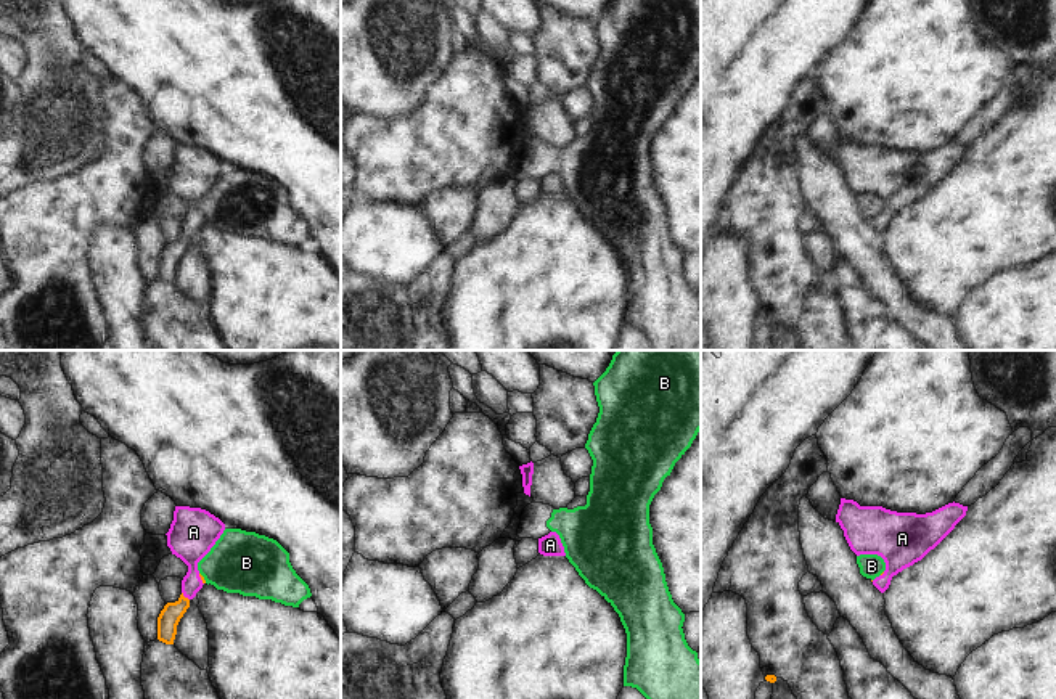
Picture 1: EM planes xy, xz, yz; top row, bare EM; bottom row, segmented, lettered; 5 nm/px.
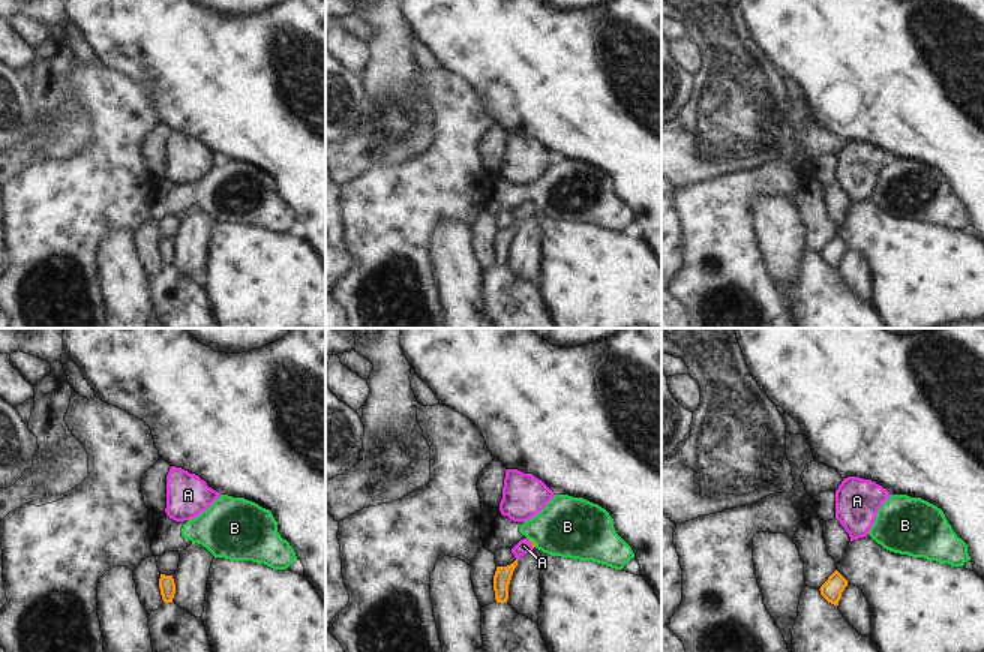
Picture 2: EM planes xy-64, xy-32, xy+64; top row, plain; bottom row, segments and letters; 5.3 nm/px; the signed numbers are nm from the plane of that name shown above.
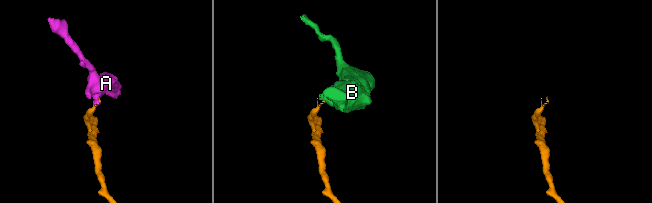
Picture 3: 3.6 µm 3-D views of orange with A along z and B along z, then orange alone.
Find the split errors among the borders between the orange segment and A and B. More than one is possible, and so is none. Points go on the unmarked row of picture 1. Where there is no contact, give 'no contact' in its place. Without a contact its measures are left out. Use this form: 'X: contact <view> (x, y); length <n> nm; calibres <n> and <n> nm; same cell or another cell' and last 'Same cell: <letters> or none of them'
A: contact xy (184, 237); length 60 nm; calibres 110 and 150 nm; same cell
B: contact xy (203, 217); length 70 nm; calibres 20 and 320 nm; another cell
Same cell: A

